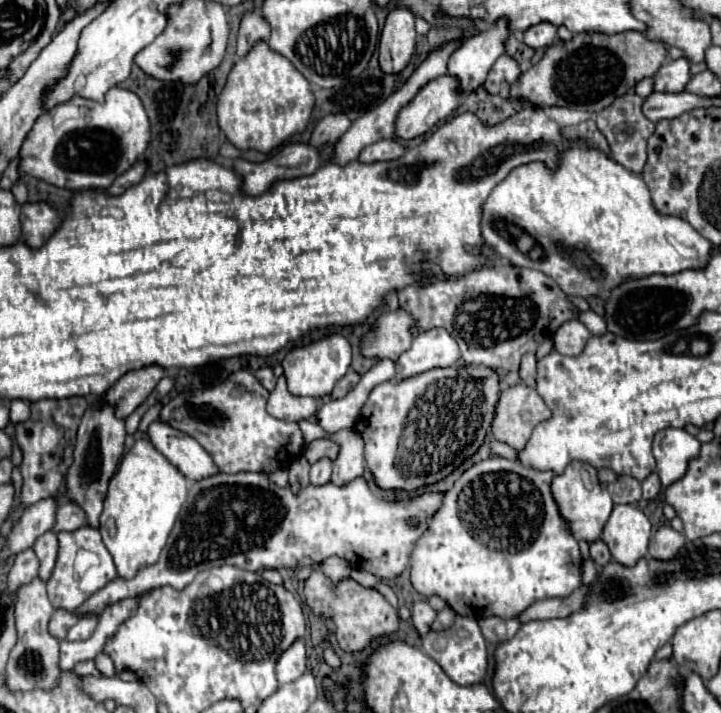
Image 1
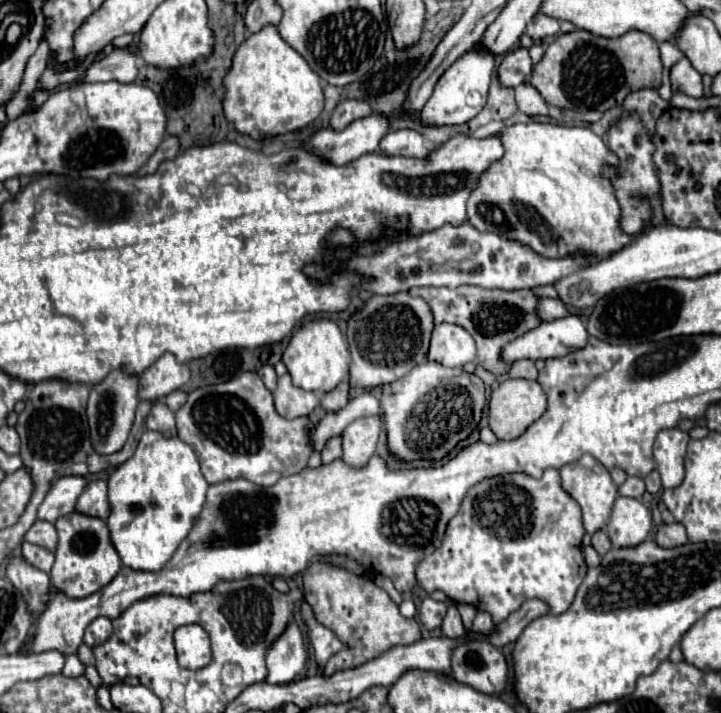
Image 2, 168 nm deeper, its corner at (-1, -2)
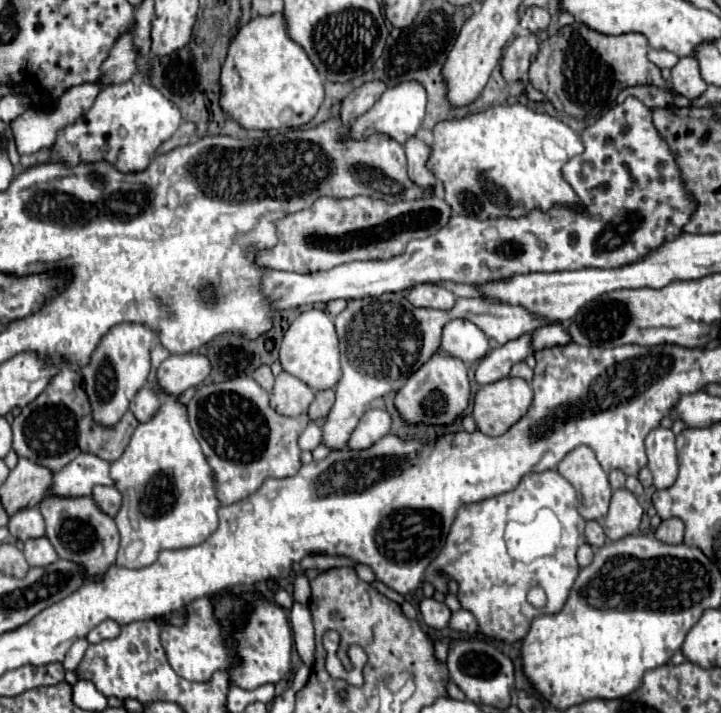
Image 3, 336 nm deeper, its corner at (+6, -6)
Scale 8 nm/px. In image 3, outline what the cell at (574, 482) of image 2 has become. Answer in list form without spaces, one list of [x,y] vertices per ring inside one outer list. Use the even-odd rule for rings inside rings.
[[[580,445],[572,449],[560,461],[558,473],[574,485],[580,501],[580,515],[586,521],[598,521],[606,515],[612,489],[608,483],[608,473],[600,467],[590,447]]]

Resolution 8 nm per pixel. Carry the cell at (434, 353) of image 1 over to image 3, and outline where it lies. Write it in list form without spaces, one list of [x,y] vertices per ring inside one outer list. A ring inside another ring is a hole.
[[[454,319],[444,327],[442,351],[466,363],[480,361],[490,349],[488,335],[468,319]]]

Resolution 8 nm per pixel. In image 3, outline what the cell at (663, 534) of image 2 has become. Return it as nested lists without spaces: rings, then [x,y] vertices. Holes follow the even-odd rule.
[[[676,517],[672,519],[664,519],[658,529],[656,529],[656,537],[664,543],[682,543],[684,539],[684,523]]]

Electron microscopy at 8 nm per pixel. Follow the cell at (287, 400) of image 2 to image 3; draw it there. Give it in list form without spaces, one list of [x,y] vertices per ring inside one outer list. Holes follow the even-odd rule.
[[[286,371],[276,377],[274,389],[270,391],[270,405],[288,417],[296,417],[308,411],[308,405],[314,399],[314,389],[310,389],[304,381],[288,375]]]

